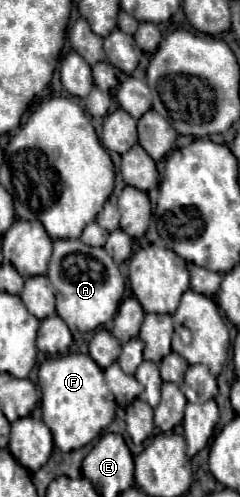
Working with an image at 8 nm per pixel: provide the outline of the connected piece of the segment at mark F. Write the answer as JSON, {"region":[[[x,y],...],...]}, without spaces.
{"region":[[[86,354],[46,358],[38,370],[38,386],[42,390],[42,420],[62,452],[72,452],[90,444],[114,418],[116,402],[106,390],[102,368]]]}

